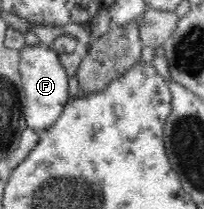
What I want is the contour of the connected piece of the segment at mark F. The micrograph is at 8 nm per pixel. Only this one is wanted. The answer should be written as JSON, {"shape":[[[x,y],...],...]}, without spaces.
{"shape":[[[41,42],[35,45],[25,45],[20,51],[20,76],[25,92],[26,127],[41,131],[48,128],[60,116],[66,104],[68,88],[67,73],[59,62],[59,53]]]}

